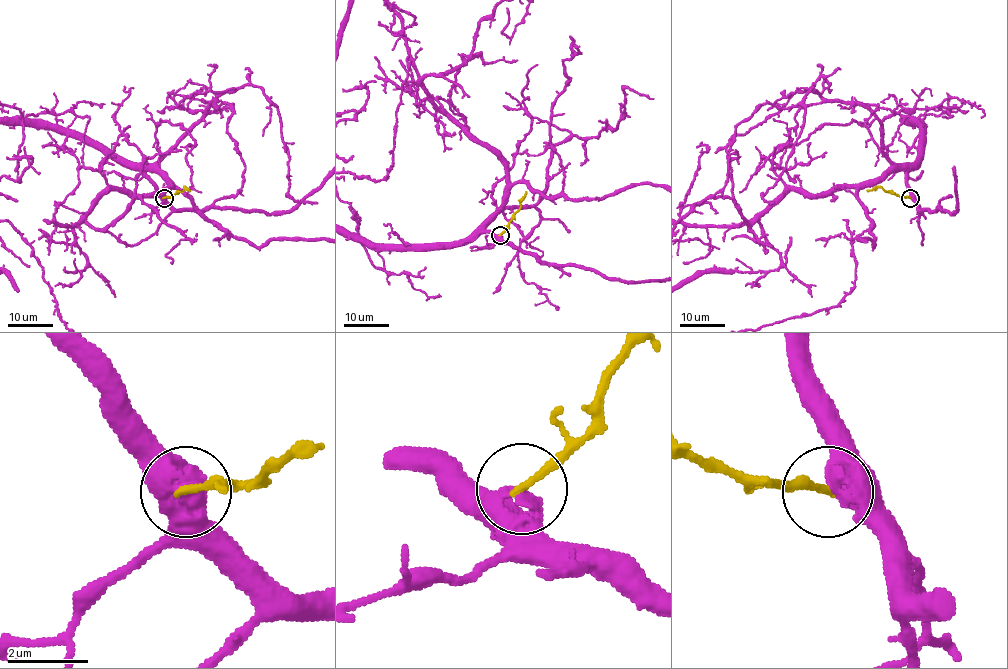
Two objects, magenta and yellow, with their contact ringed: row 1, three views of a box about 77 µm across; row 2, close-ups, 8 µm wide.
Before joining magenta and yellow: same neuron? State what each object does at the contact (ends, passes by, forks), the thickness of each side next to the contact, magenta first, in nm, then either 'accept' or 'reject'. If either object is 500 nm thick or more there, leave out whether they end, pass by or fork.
magenta ends | yellow ends | 480/200 nm | reject

